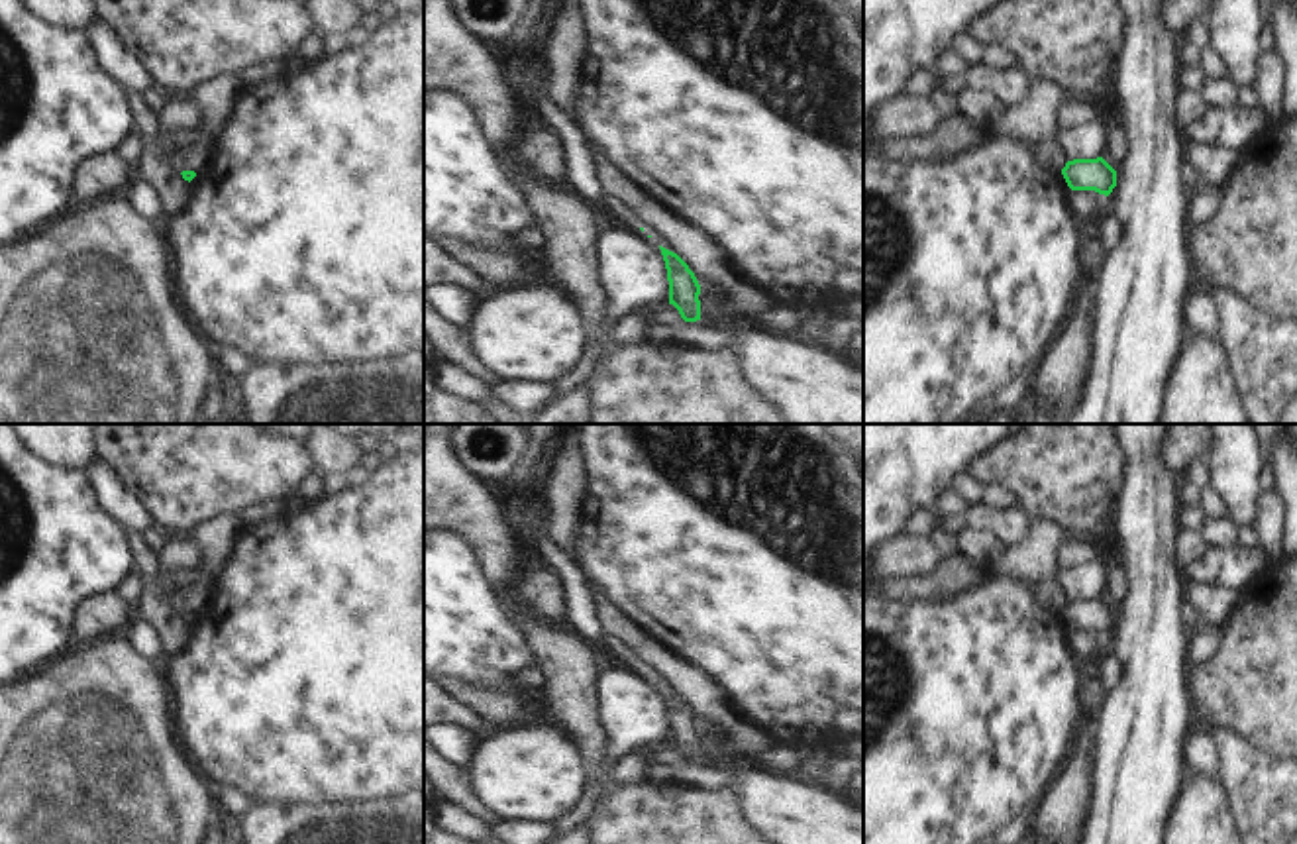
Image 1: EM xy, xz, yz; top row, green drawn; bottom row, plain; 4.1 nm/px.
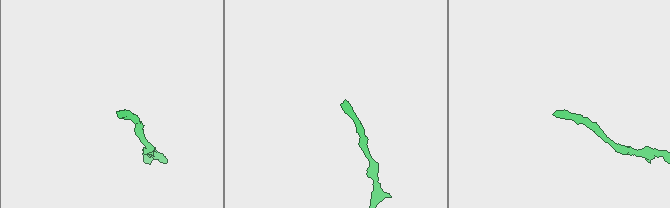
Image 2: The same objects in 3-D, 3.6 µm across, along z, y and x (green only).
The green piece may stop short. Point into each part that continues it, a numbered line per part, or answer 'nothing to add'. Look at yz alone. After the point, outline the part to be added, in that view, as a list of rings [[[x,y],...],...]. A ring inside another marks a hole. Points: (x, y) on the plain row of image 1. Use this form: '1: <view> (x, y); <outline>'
nothing to add

